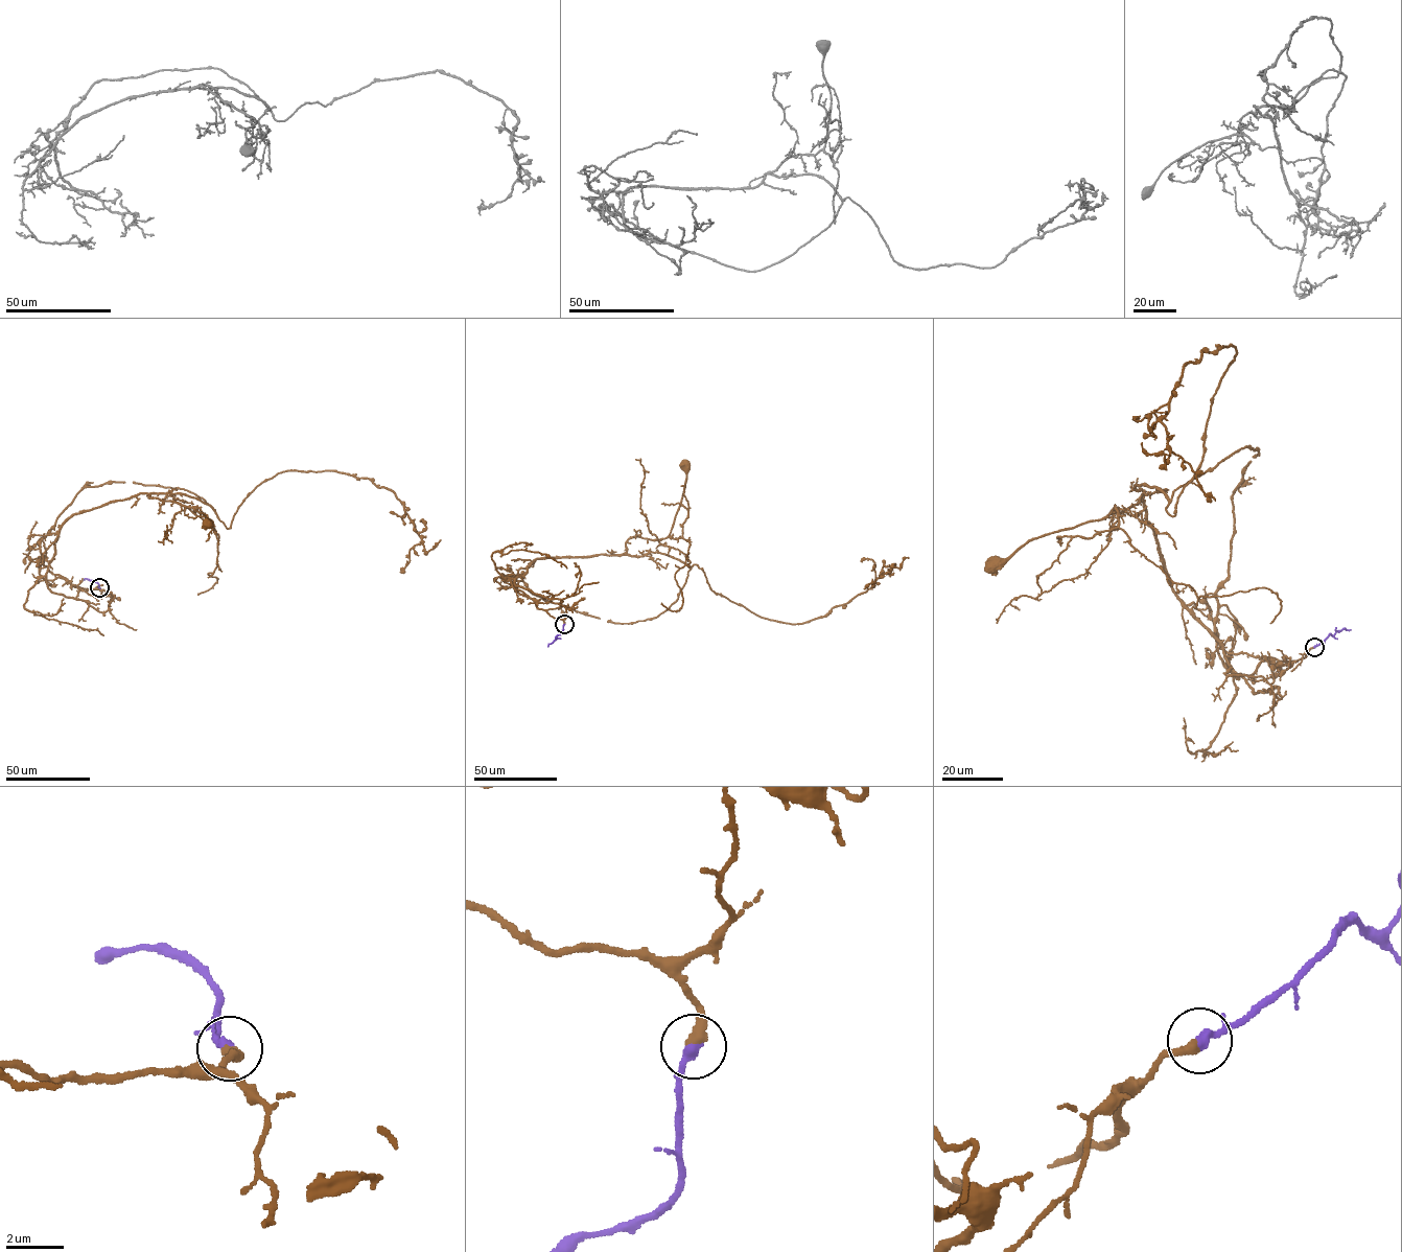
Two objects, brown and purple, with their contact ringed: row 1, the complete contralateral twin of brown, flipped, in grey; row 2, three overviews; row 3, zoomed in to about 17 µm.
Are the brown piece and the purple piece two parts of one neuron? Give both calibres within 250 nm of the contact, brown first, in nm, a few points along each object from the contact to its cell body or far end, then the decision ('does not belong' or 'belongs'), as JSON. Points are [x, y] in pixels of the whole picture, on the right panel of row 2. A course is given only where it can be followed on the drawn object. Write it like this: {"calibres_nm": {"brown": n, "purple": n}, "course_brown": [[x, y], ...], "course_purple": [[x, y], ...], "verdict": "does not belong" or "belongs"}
{"calibres_nm": {"brown": 400, "purple": 380}, "course_brown": [[1314, 647], [1288, 664], [1221, 649], [1170, 584], [1142, 500], [1031, 538], [991, 564]], "course_purple": [[1314, 647], [1337, 631], [1350, 629]], "verdict": "belongs"}

